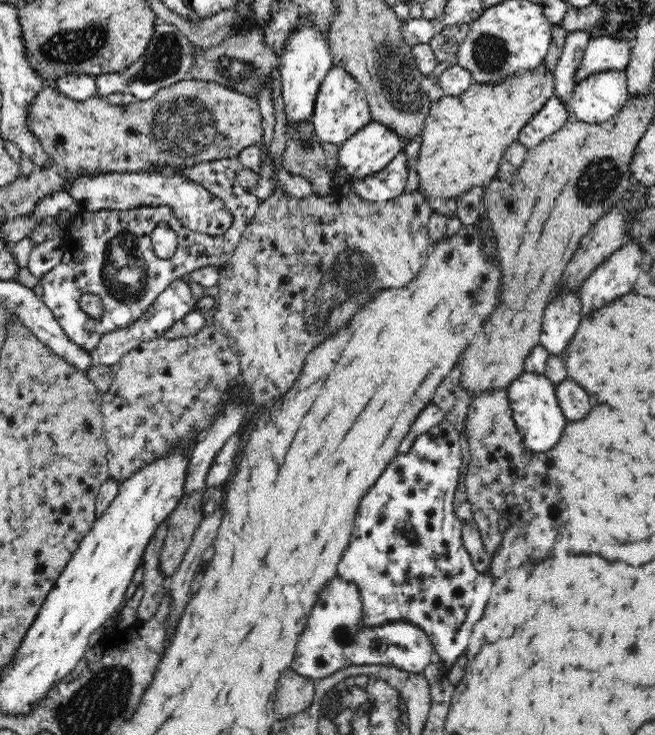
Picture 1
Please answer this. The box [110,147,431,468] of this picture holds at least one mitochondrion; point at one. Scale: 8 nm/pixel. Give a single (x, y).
(359, 275)

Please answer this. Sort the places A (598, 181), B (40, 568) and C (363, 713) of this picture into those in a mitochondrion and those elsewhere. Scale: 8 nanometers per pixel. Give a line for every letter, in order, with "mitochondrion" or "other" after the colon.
A: mitochondrion
B: other
C: mitochondrion

